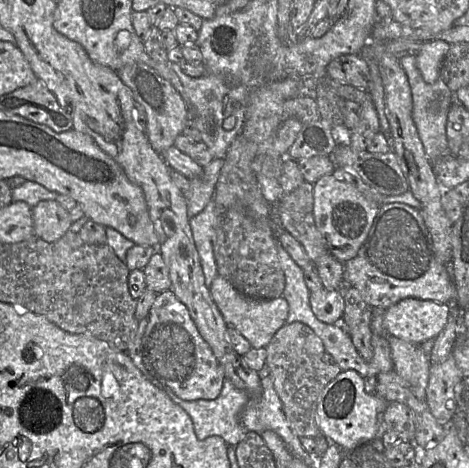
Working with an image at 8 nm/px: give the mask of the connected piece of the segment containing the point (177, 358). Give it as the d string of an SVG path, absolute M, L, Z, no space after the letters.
M172 290L157 294L147 316L148 323L141 338L135 338L129 357L150 381L157 380L187 401L213 400L221 392L224 371L210 346L200 335L187 307Z

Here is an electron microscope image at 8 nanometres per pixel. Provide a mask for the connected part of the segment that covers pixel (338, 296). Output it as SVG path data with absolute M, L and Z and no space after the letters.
M342 287L339 290L321 288L310 292L310 306L316 318L327 324L339 324L343 320L345 302Z

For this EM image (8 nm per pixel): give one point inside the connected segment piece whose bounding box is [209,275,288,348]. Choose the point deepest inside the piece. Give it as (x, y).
(257, 320)

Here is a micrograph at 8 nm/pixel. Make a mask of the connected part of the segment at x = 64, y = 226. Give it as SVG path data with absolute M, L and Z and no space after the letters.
M43 200L32 207L34 236L47 242L62 238L71 224L69 211L56 200Z

